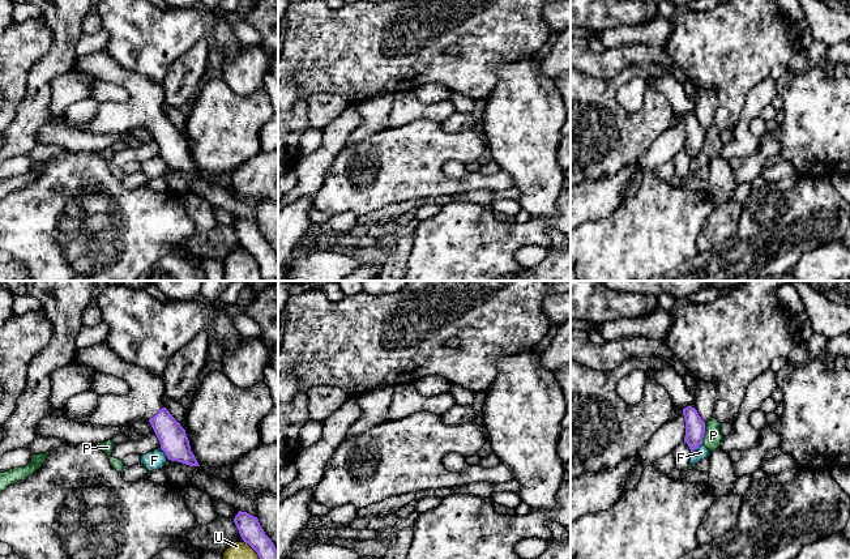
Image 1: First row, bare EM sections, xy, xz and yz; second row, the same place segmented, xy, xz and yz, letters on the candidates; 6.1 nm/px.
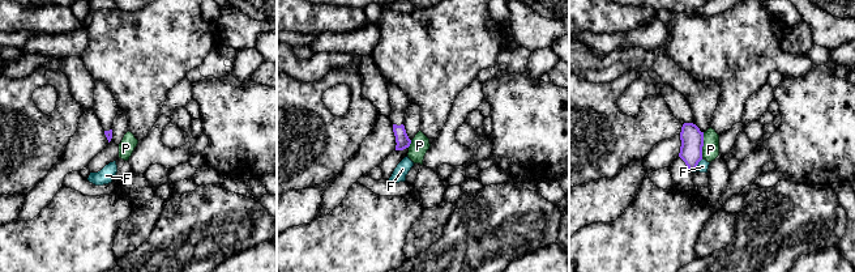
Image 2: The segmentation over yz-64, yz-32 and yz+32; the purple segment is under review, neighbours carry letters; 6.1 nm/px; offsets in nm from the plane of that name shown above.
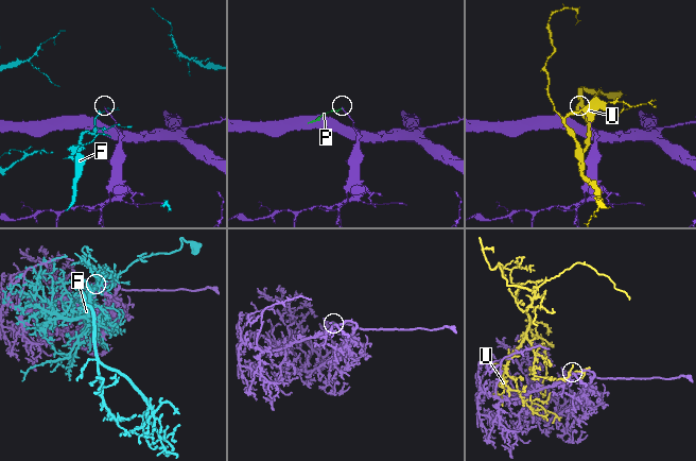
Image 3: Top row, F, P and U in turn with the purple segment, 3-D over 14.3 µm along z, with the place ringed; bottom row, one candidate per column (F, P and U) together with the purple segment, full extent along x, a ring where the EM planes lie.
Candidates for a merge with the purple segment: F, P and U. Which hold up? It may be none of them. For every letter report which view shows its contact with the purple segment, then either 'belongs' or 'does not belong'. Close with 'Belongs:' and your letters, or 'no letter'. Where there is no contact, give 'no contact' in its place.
F: yz | does not belong
P: yz | does not belong
U: xy | does not belong
Belongs: no letter

